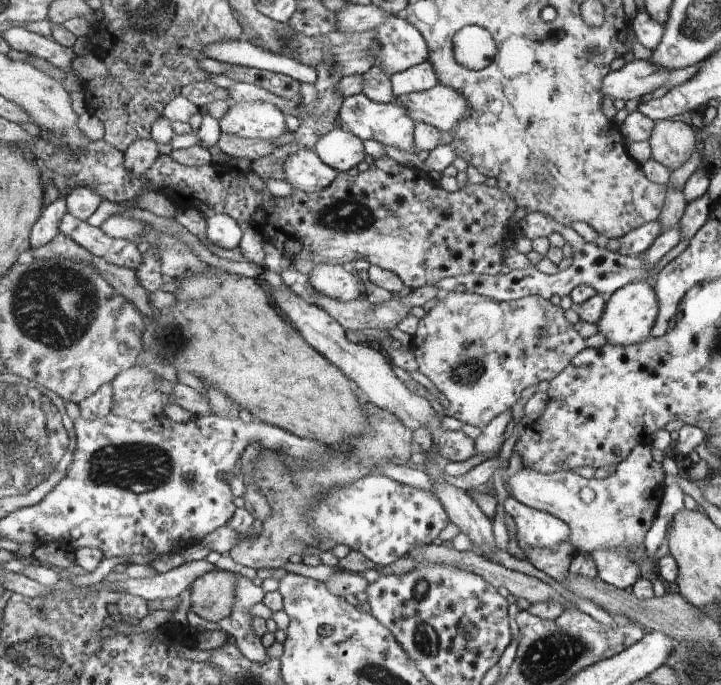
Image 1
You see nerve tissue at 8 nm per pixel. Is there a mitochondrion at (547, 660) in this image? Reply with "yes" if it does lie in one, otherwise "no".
yes

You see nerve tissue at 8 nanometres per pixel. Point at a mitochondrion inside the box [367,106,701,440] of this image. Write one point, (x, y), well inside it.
(567, 196)

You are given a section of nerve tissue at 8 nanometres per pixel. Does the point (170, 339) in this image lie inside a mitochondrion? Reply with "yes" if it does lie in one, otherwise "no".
yes

